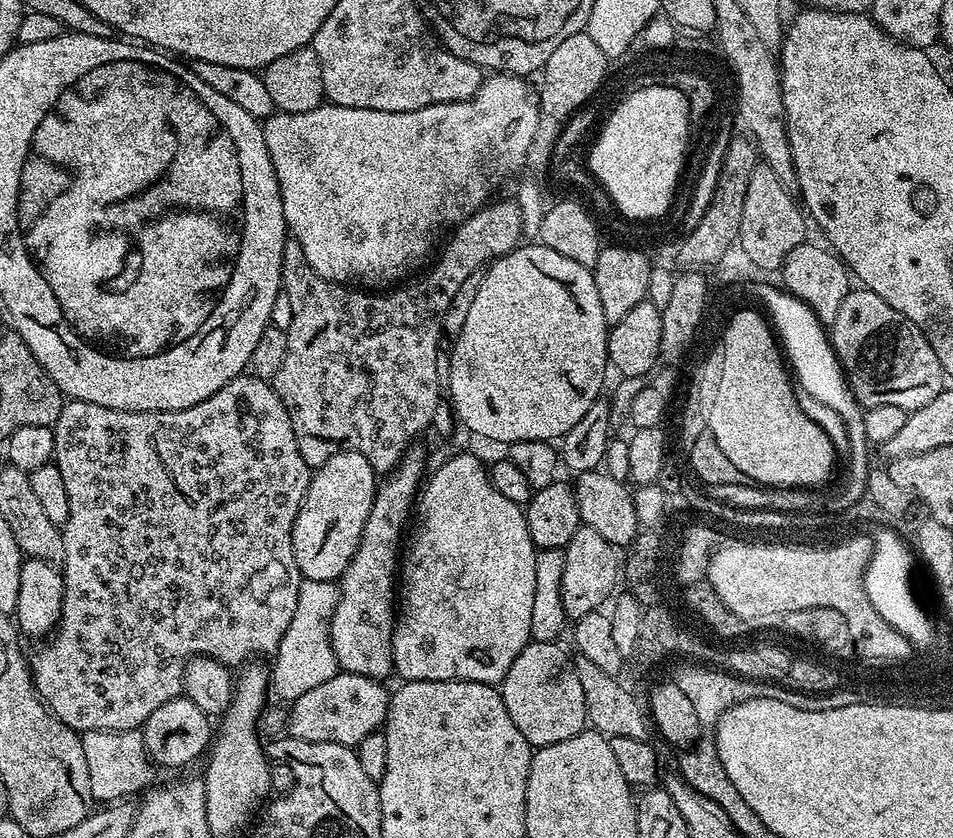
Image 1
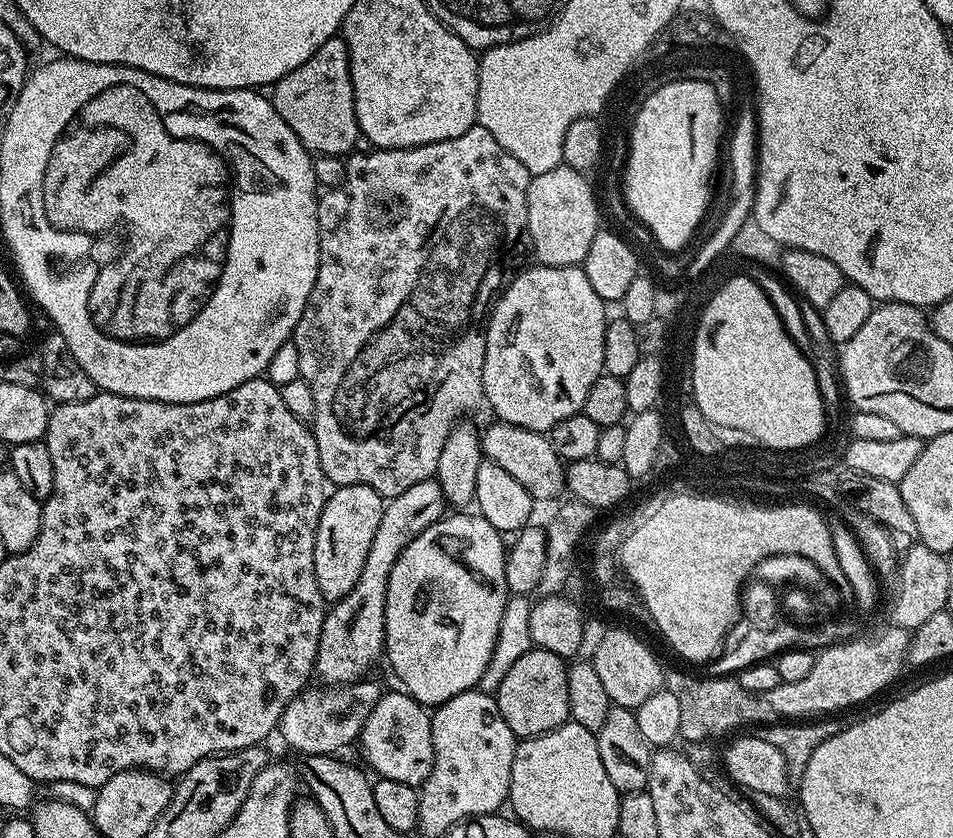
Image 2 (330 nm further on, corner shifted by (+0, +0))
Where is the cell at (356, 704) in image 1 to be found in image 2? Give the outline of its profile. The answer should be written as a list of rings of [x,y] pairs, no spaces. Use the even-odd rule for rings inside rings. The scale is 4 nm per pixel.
[[[403,690],[385,691],[366,718],[358,739],[359,746],[364,751],[365,762],[377,772],[377,777],[413,786],[425,784],[434,766],[432,718],[429,709]]]

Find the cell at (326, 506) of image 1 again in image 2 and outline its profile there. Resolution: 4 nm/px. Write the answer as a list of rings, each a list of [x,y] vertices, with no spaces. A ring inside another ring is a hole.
[[[342,484],[333,492],[336,493],[324,501],[314,546],[314,574],[318,578],[318,590],[328,602],[346,598],[354,590],[362,566],[366,566],[366,554],[370,554],[370,542],[374,542],[386,503],[385,497],[361,484]]]

